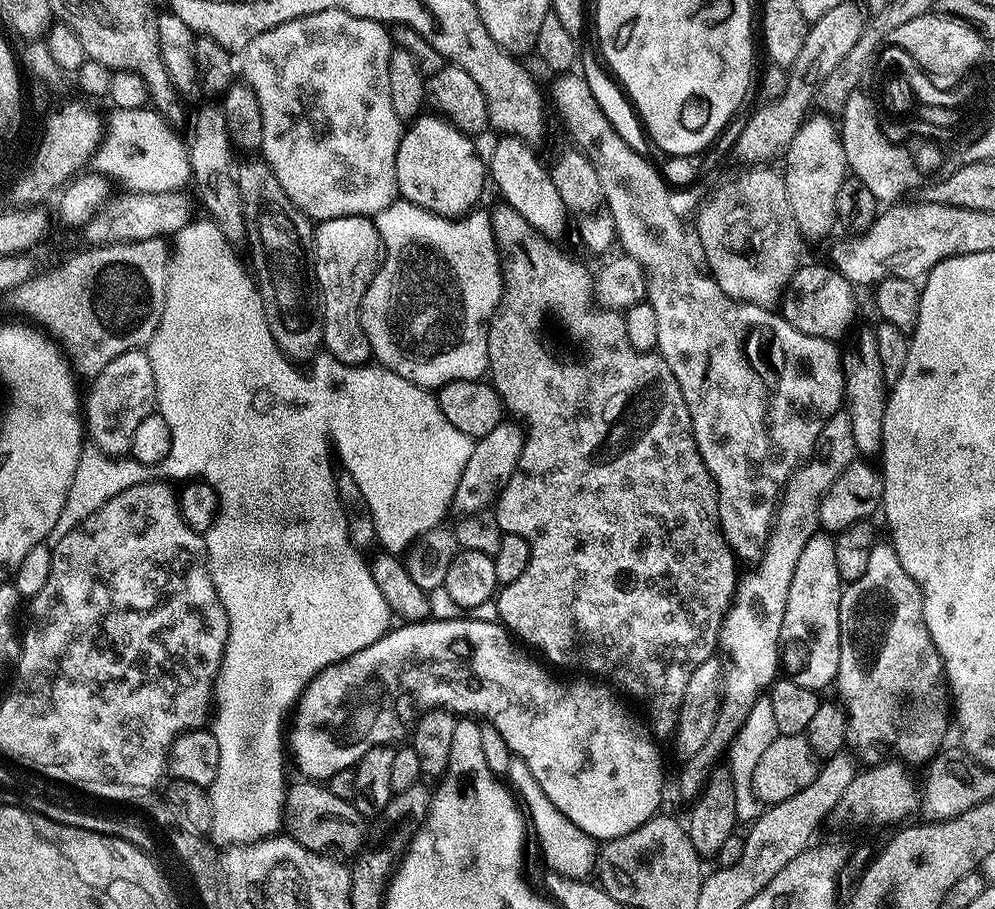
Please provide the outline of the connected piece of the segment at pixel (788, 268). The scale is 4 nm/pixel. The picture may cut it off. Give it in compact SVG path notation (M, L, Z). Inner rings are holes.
M752 166L724 184L696 216L696 232L704 251L707 271L731 300L775 309L788 283L802 263L802 237L794 222L794 210L784 201L779 171Z

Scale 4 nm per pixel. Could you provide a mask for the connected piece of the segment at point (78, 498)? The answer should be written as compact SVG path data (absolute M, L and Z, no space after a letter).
M88 442L80 450L78 465L74 472L74 479L67 490L66 503L58 520L54 524L47 538L49 547L57 545L74 528L81 524L94 510L98 510L112 497L116 497L122 490L128 490L131 486L145 484L156 479L170 482L188 482L193 479L204 481L204 472L164 472L164 460L153 465L138 462L131 456L109 457L100 448Z

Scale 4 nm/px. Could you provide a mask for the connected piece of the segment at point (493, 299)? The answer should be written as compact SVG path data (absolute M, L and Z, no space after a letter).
M397 198L390 206L386 206L386 210L377 212L374 217L376 228L380 231L382 263L360 304L360 321L364 323L364 329L370 338L373 357L385 368L406 378L410 383L418 385L419 388L439 390L442 385L455 380L481 379L488 372L488 326L500 302L502 277L500 275L500 254L496 250L496 239L492 237L492 218L487 211L480 211L473 210L467 216L448 220L444 216L436 216L432 212L422 210L408 200Z

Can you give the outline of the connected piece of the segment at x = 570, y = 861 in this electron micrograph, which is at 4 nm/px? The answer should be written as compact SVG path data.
M527 770L519 771L511 773L511 776L513 776L512 780L510 779L510 784L518 793L523 807L526 809L531 831L532 828L536 831L536 840L540 843L540 852L544 855L545 862L548 863L547 871L565 876L567 880L587 881L591 877L588 875L593 875L596 872L598 842L578 826L574 826L574 822L570 822L570 818L566 818L566 814L550 798L546 798L546 794L542 790L542 786L538 786L534 774L530 774Z

